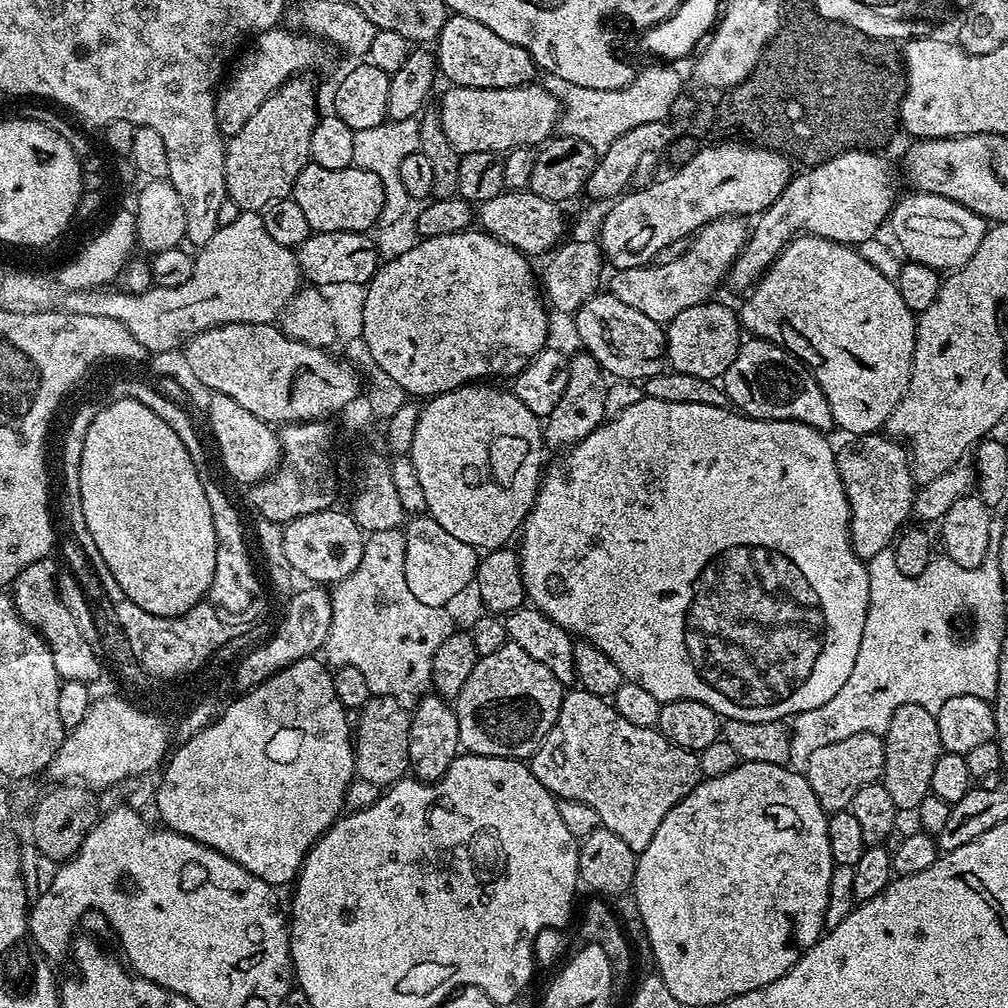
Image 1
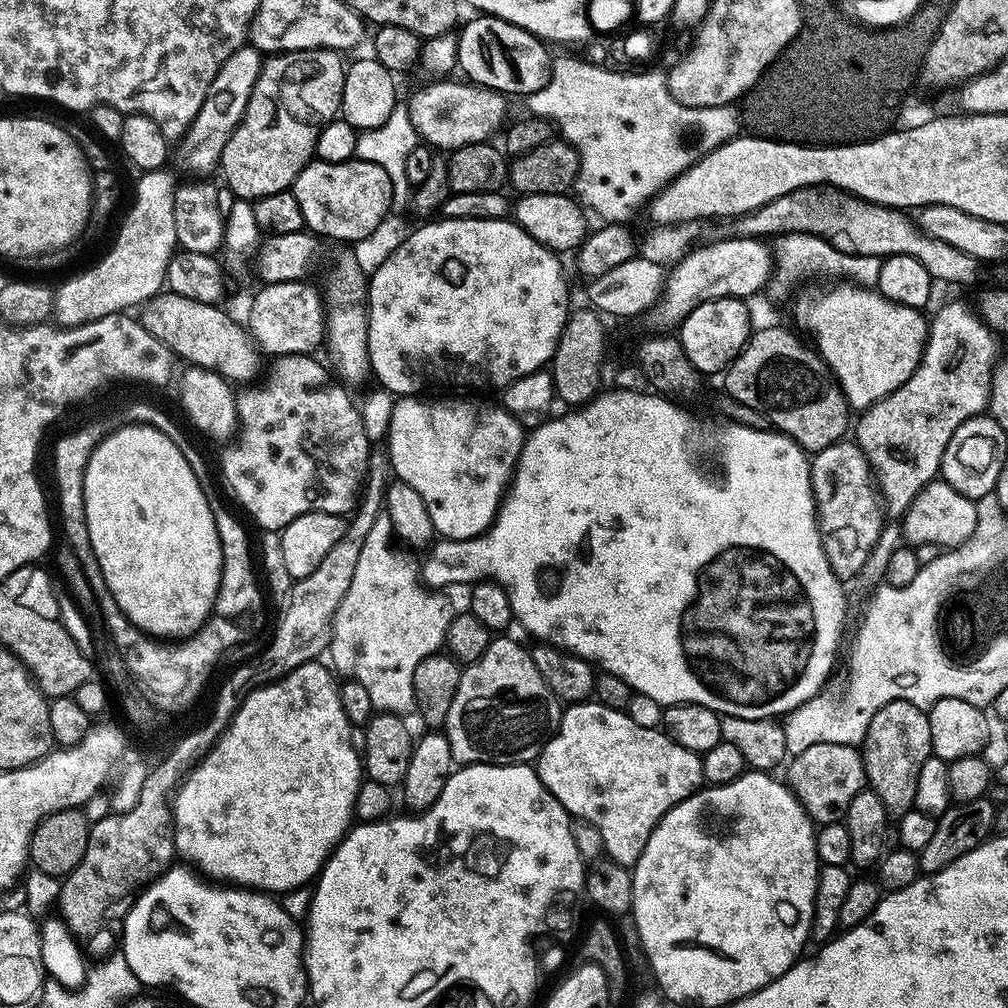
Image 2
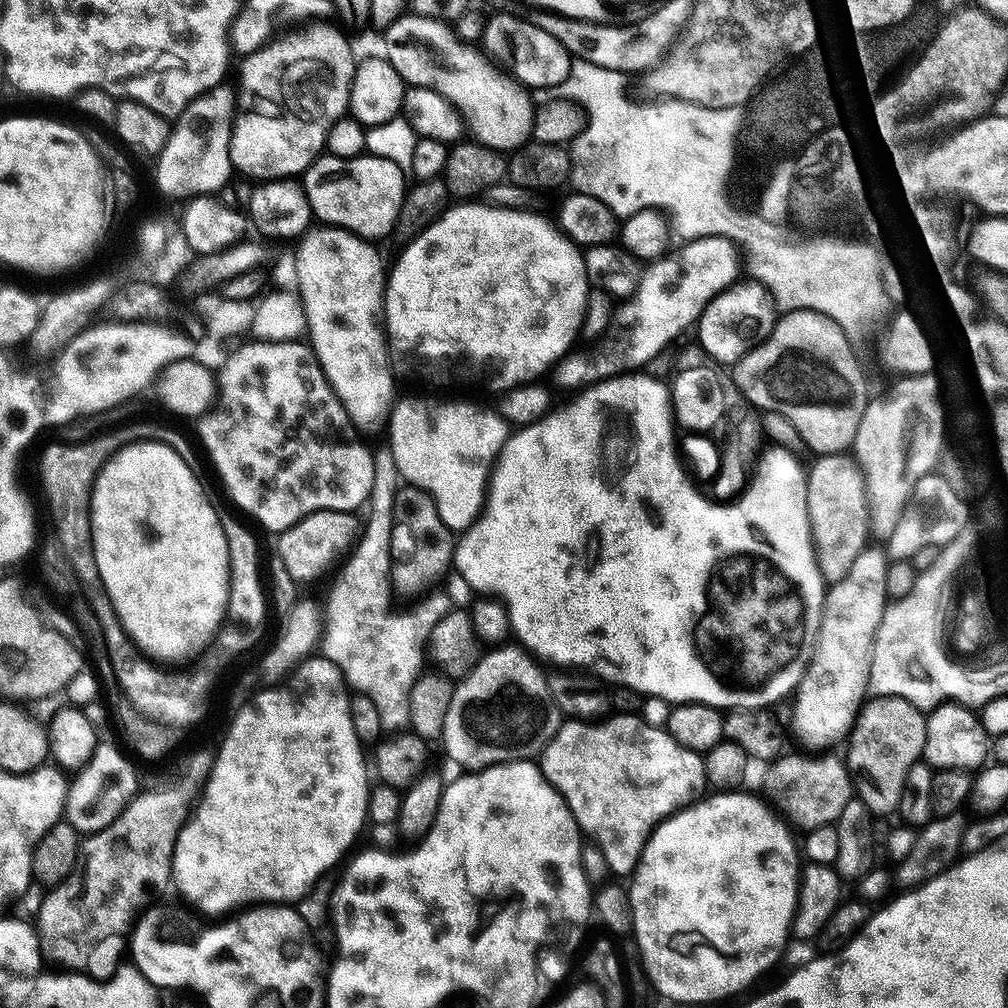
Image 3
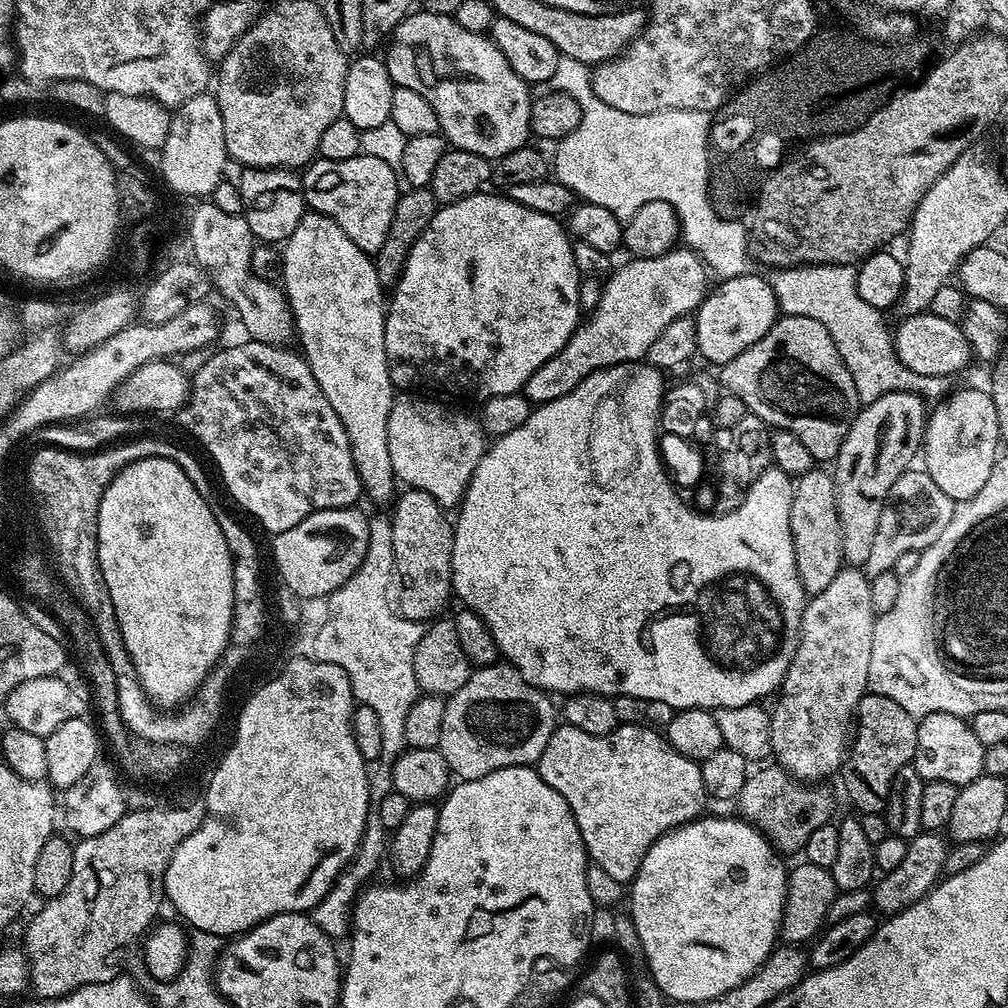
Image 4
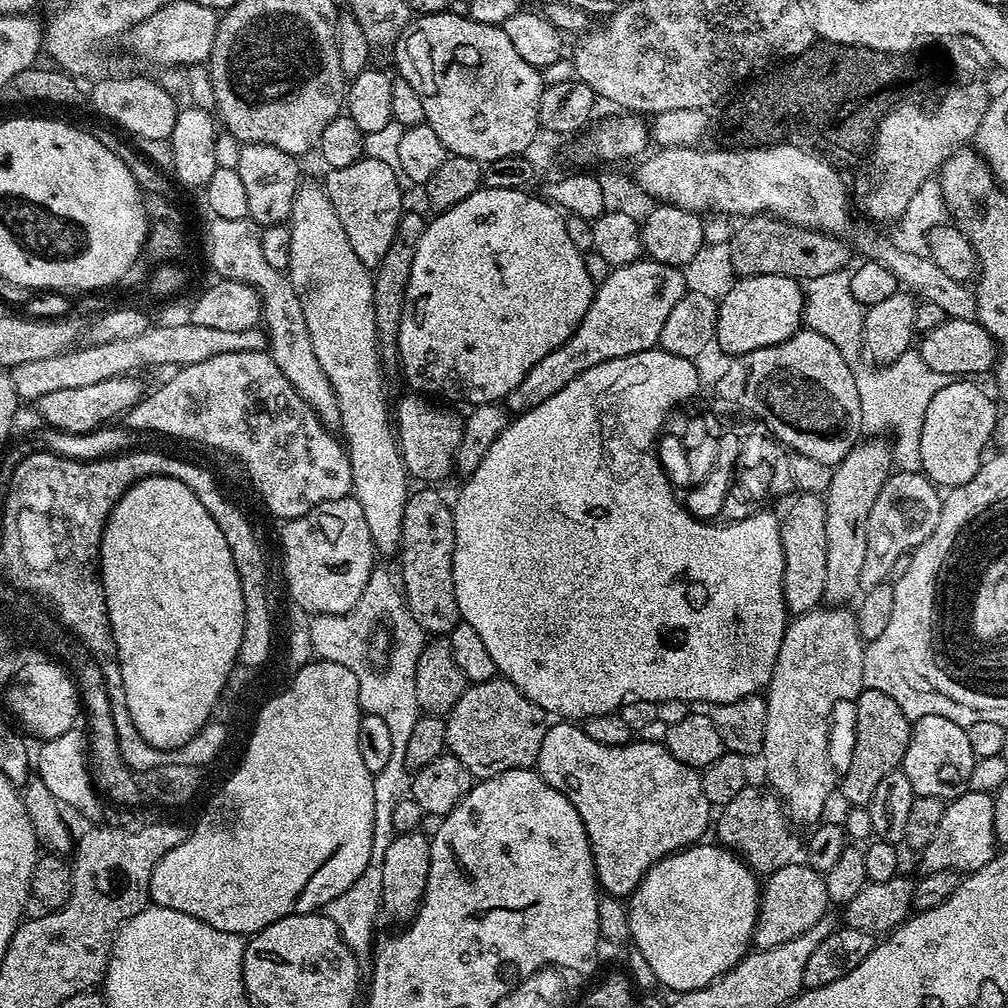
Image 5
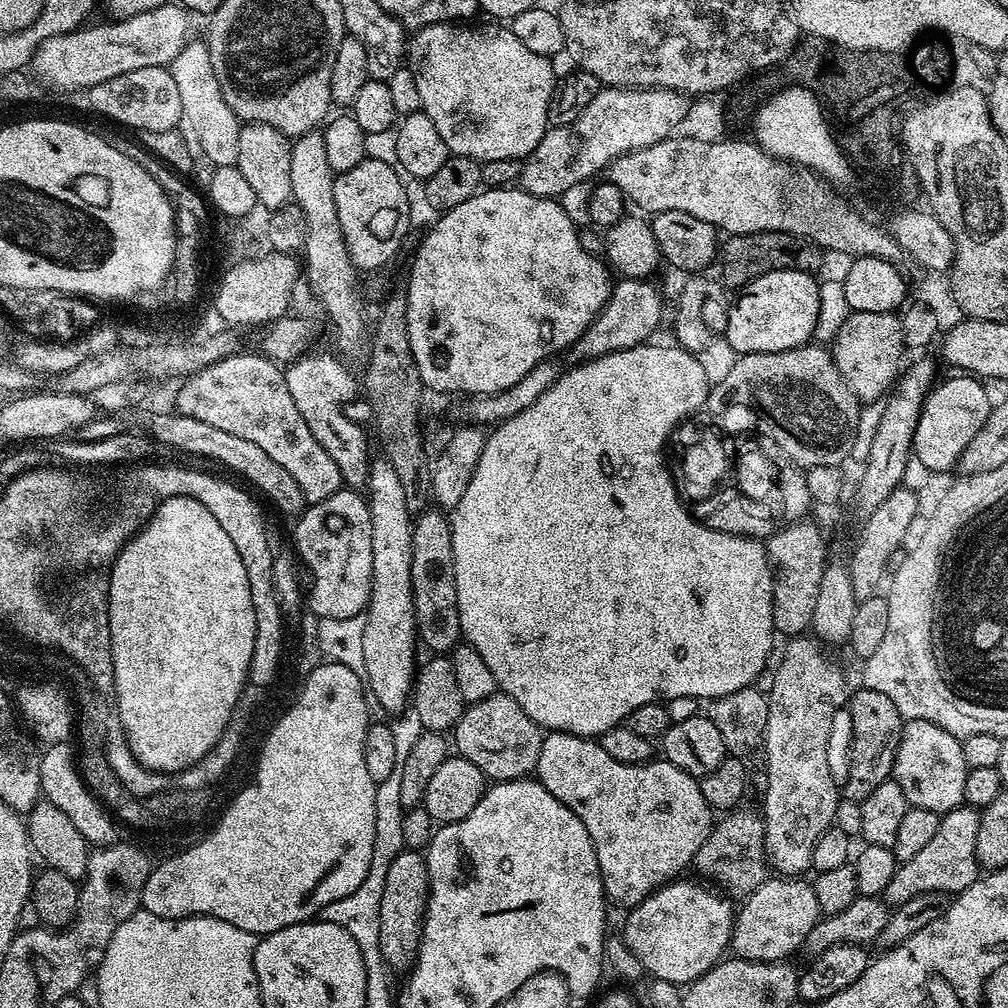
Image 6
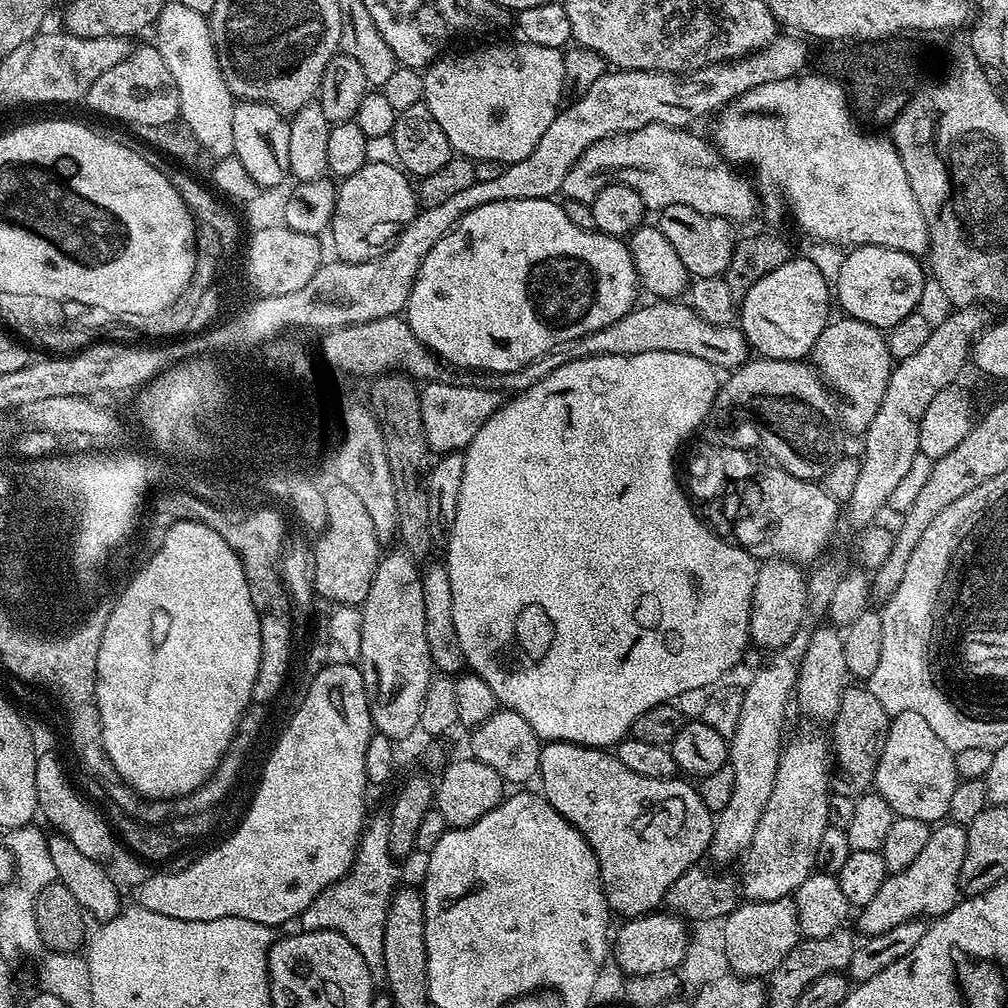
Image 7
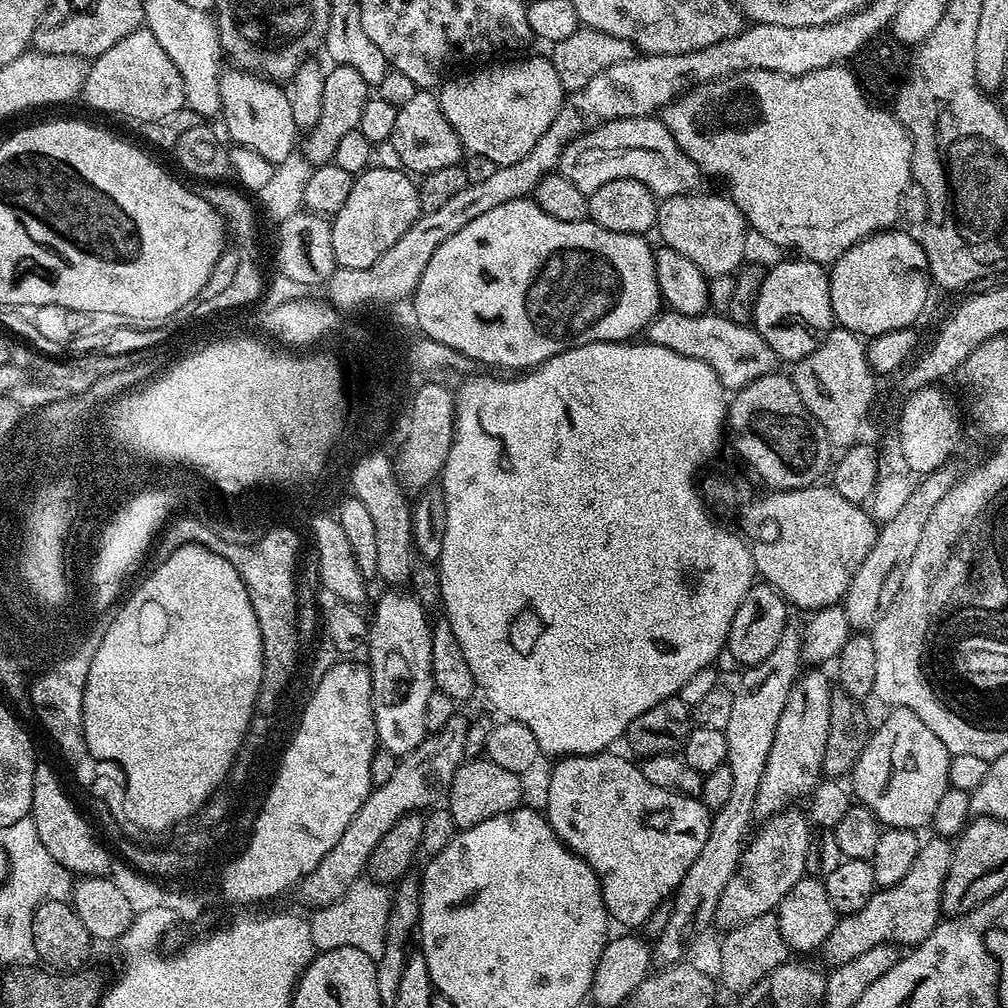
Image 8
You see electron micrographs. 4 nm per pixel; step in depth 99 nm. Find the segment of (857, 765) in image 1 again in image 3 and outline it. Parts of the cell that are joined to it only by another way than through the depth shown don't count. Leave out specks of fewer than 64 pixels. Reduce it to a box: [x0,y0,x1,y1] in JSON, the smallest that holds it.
[767,754,854,830]

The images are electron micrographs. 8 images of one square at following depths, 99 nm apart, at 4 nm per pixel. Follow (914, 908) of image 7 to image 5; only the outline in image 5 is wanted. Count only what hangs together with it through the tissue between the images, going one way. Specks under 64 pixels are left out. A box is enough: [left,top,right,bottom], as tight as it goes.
[919,791,997,874]

